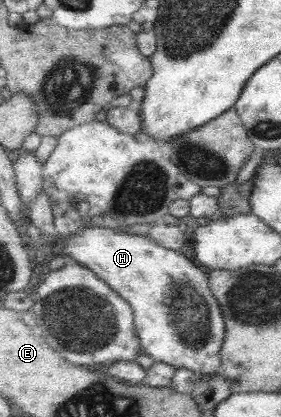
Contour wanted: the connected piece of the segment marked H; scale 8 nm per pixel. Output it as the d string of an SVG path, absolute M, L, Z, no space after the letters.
M91 225L67 238L60 238L63 253L75 262L85 265L106 284L115 289L134 308L135 326L144 352L153 360L171 364L177 369L186 368L201 373L217 373L221 370L221 351L225 340L225 320L211 292L210 274L175 250L165 247L149 235L128 234L125 230Z

